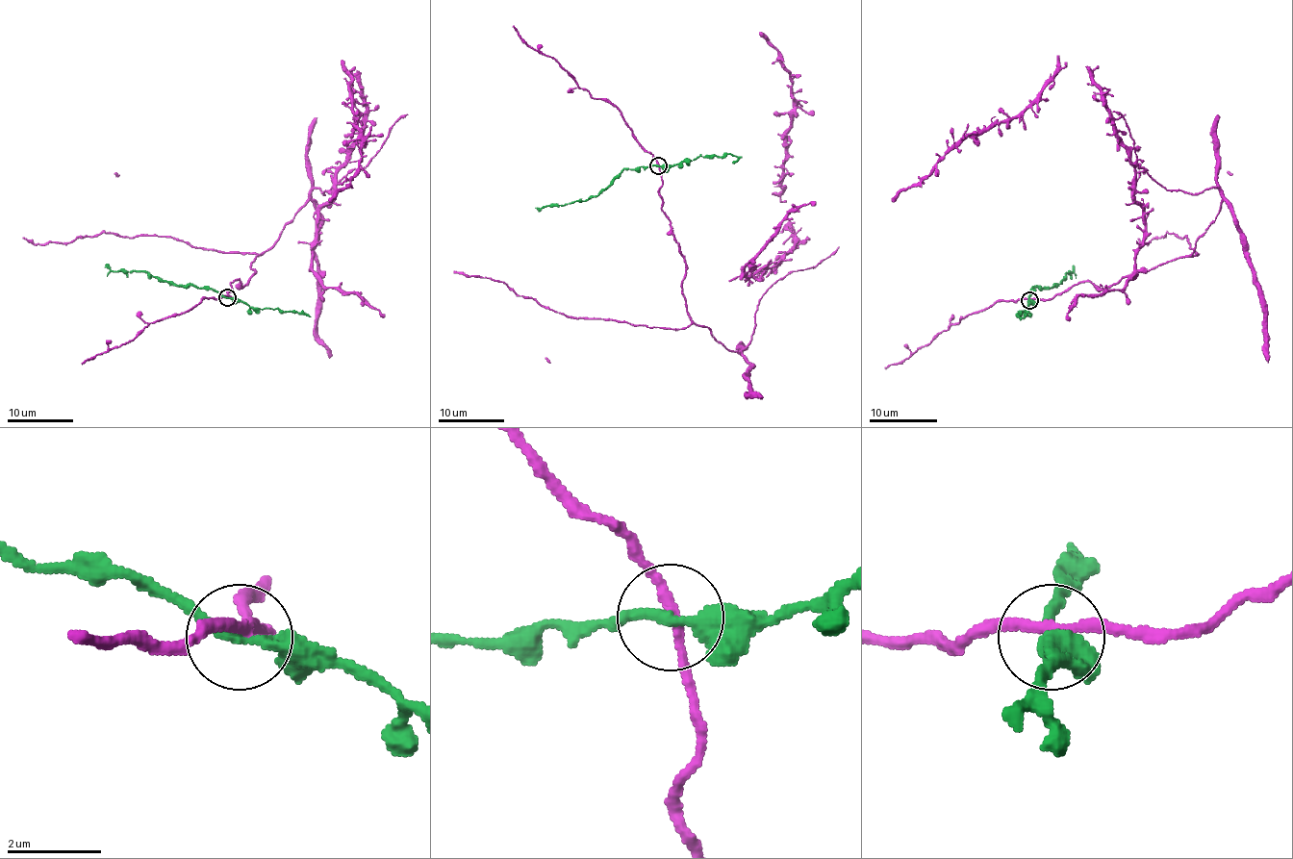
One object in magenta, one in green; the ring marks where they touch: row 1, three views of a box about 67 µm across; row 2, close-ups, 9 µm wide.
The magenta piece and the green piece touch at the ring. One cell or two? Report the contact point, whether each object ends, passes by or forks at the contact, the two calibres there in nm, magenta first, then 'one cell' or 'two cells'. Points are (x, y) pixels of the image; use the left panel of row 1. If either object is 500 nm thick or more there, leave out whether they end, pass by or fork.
at (227, 297); magenta passes by; green passes by; 200 nm thick on the magenta side, 240 nm on the other; two cells

